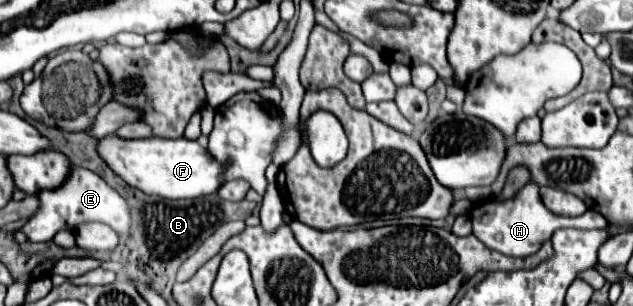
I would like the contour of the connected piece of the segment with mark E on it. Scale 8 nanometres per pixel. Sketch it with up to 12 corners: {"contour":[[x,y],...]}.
{"contour":[[71,167],[61,187],[39,191],[21,227],[51,241],[85,221],[129,235],[127,201],[97,173]]}

